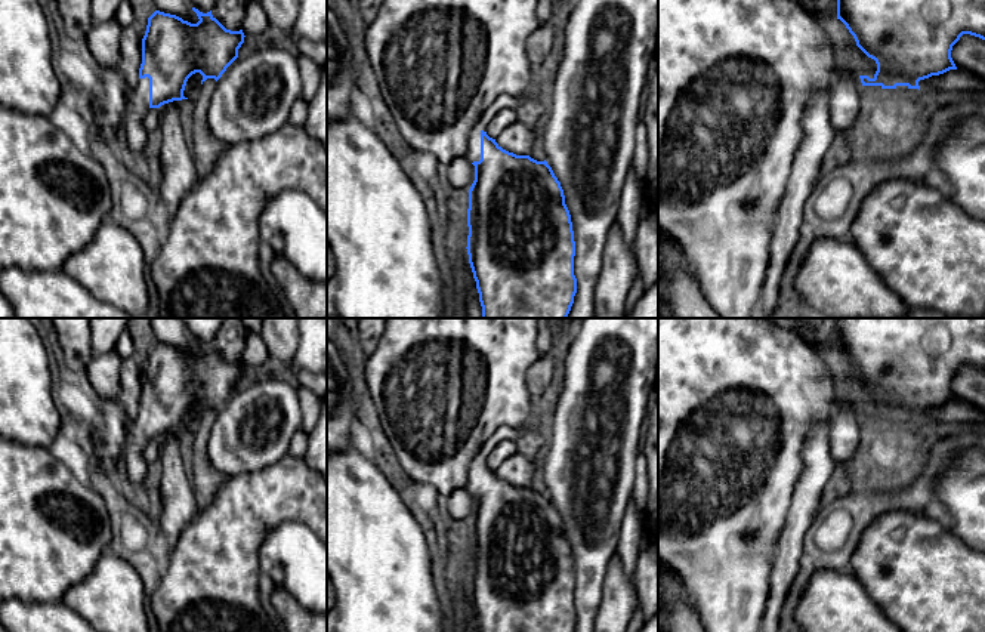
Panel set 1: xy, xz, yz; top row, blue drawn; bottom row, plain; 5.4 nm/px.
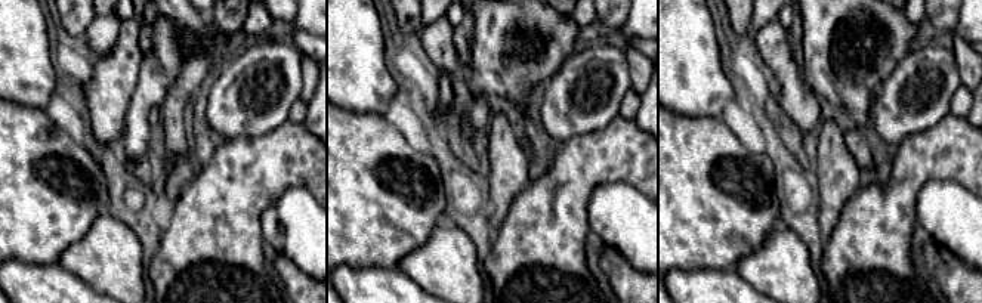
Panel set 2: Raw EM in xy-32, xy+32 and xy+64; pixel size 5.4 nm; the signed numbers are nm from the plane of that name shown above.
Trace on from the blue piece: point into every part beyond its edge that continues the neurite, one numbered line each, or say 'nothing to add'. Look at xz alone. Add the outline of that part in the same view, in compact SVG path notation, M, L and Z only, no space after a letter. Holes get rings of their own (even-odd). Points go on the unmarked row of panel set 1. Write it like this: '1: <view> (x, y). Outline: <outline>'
1: xz (474, 483). Outline: M475 457L470 469L469 469L469 480L464 487L470 494L481 491L481 459Z

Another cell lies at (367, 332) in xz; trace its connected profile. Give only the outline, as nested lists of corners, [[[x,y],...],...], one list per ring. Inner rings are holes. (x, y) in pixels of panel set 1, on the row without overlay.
[[[358,318],[352,332],[353,346],[371,355],[385,332],[385,318]]]

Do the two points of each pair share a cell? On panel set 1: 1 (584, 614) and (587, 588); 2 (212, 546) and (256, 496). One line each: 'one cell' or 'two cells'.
1: one cell
2: one cell

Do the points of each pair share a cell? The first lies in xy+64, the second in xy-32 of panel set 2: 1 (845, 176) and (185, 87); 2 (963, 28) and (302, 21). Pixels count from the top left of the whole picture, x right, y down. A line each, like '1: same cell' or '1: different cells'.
1: same cell
2: same cell

